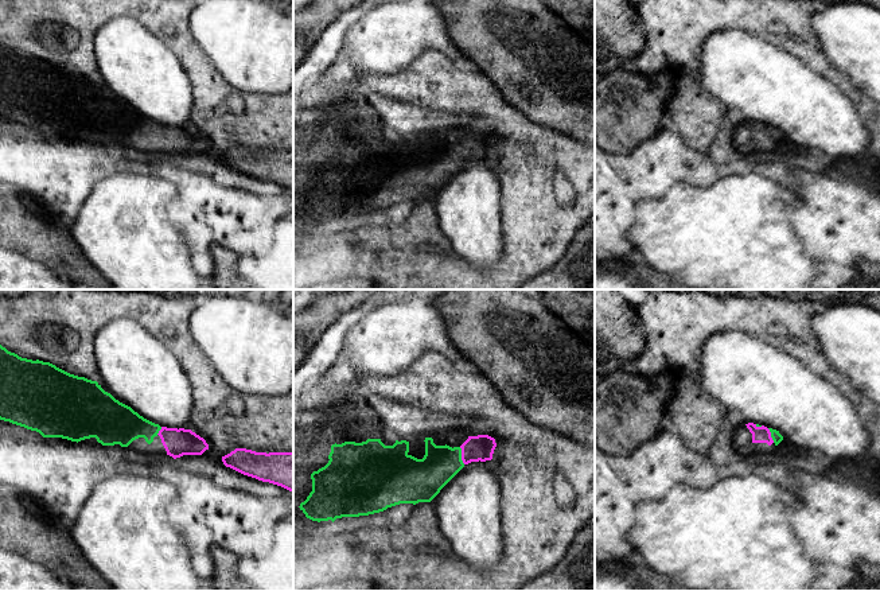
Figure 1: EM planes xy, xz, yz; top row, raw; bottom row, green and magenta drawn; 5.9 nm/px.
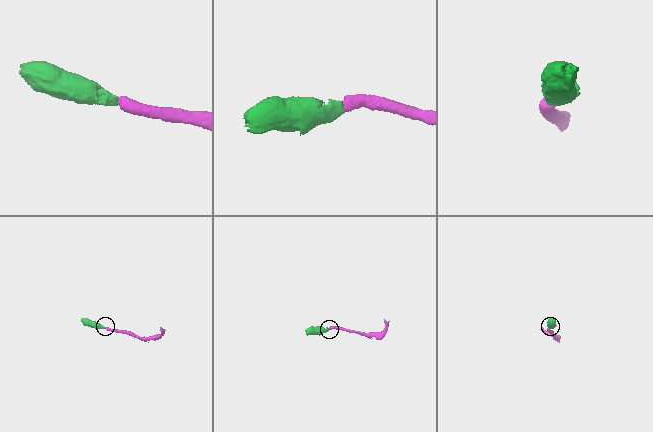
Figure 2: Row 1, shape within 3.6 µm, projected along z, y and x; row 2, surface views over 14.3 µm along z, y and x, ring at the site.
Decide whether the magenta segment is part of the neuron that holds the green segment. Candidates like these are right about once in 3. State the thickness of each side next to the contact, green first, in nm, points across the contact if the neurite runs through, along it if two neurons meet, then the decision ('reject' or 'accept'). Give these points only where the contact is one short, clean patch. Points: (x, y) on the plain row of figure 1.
220/150 nm | across xz (425, 175), (443, 160), (460, 154), (481, 146) | accept

